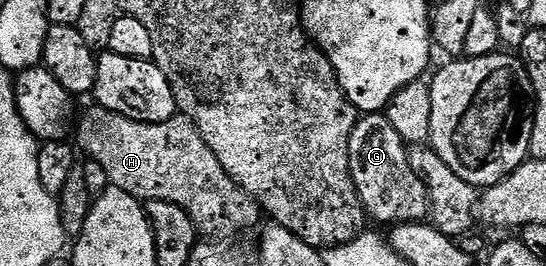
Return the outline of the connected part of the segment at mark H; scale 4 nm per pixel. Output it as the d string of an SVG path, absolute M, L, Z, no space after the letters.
M94 105L81 118L81 123L76 123L76 145L89 153L88 157L97 162L107 172L109 185L119 188L130 194L132 198L142 203L163 200L171 204L179 204L191 216L191 220L197 225L198 231L209 240L225 240L221 238L233 238L240 230L249 230L260 218L263 211L257 205L257 201L251 195L242 190L227 176L223 164L211 152L211 148L203 140L203 136L197 130L189 118L174 116L166 122L136 122L125 118L121 114L113 114L102 106Z

